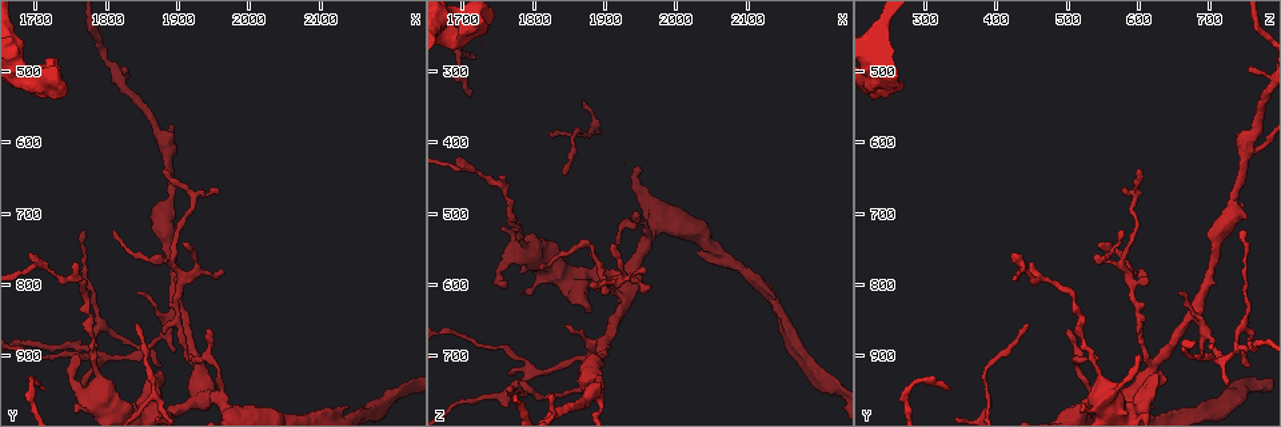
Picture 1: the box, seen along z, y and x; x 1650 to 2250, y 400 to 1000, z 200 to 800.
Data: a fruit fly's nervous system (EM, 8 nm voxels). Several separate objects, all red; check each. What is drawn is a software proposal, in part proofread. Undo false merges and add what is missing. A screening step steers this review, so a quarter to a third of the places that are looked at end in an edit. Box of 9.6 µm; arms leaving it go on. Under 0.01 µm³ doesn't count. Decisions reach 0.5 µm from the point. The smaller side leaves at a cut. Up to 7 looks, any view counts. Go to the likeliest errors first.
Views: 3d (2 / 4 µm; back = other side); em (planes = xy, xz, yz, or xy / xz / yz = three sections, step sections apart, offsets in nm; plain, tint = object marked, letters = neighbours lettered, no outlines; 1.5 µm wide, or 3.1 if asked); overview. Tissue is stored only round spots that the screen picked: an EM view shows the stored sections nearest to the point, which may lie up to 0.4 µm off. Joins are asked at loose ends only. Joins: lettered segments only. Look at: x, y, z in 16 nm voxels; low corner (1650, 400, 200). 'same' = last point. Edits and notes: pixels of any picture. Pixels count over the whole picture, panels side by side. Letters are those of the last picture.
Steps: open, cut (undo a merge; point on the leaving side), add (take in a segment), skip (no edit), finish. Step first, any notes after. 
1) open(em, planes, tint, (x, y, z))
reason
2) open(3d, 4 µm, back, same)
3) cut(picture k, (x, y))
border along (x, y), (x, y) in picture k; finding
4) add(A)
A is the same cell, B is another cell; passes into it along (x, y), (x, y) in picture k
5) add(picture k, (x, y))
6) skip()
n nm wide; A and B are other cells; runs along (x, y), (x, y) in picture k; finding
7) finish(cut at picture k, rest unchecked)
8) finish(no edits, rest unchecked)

open(3d, 2 µm, back, (1870, 770, 540))
sharp bend

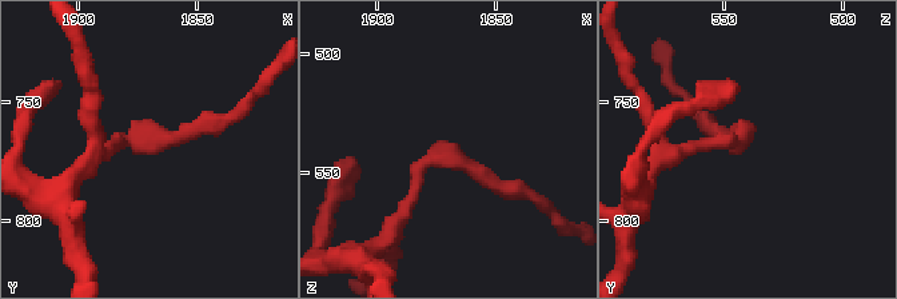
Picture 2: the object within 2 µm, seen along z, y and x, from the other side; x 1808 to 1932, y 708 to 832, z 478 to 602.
open(em, xz, step 8, tint, (1873, 767, 543))

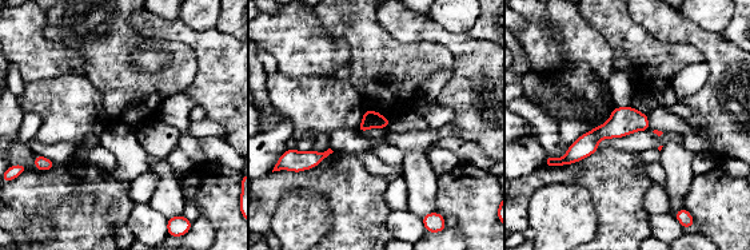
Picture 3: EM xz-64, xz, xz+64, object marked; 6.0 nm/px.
open(em, planes, letters, same)
another direction

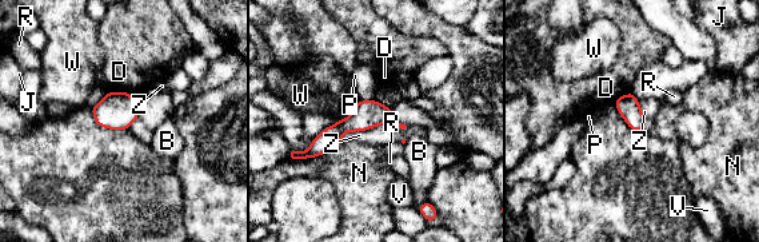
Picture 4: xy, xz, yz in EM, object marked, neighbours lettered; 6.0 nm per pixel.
skip()
B, D, J, N, P, R, V, W and Z are other cells; continuous, no second cell

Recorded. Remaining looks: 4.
open(em, planes, plain, (1845, 855, 445))
branch stops here

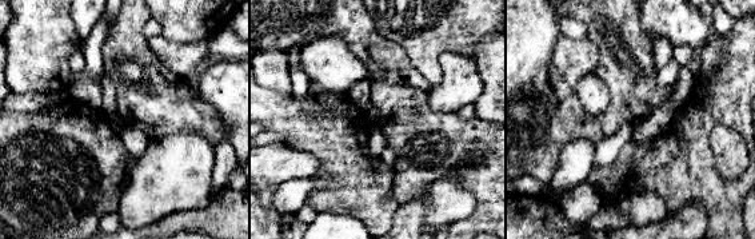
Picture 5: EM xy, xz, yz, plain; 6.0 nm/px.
open(em, planes, letters, same)

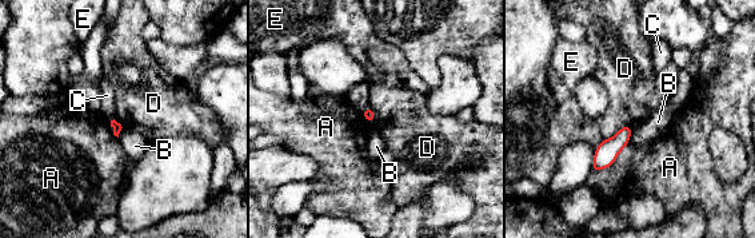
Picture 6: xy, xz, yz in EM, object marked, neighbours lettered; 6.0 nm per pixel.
skip()
A, B, C, D and E are other cells; border along (632, 126), (623, 126), (603, 139) in picture 6; none of them fits

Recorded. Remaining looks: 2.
open(em, planes, letters, (1920, 905, 540))
thin end

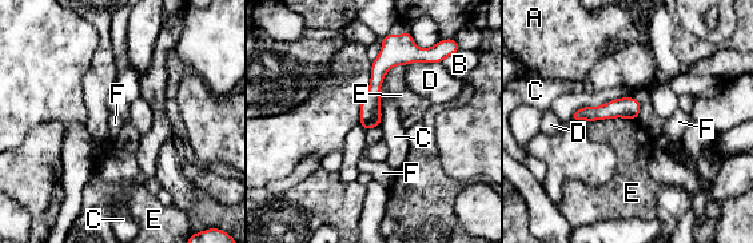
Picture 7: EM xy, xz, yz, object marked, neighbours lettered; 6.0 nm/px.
skip()
A, B, C, D, E and F are other cells; runs along (389, 40), (366, 124) in picture 7; none of them fits

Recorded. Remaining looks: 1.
finish(no edits, rest unchecked)

